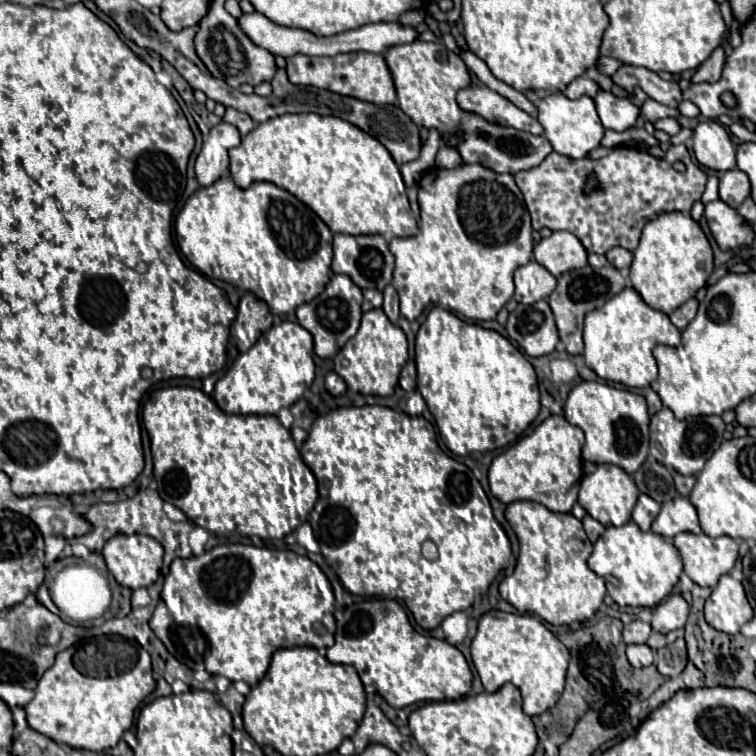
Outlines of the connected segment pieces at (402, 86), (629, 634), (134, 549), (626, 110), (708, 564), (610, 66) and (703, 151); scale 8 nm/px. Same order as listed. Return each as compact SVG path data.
M416 40L412 44L394 46L386 52L386 62L396 84L400 110L404 110L404 114L408 114L408 118L412 118L416 126L424 126L428 130L436 128L442 140L458 134L460 142L454 148L460 152L464 164L482 164L484 168L496 170L498 174L516 174L520 170L538 166L552 152L552 146L544 136L512 130L508 126L496 126L484 122L484 118L480 118L478 114L460 110L456 92L468 88L472 84L472 78L464 60L448 50L442 42Z
M634 620L632 624L628 624L624 628L624 642L626 644L644 644L650 634L652 634L650 624L646 624L642 620Z
M118 534L106 542L102 554L116 582L136 590L148 588L158 580L164 550L162 544L150 536Z
M600 90L594 96L594 102L596 102L604 128L624 132L624 130L636 126L636 120L640 116L638 104L634 104L626 98L616 98L612 92L604 92L604 90Z
M682 532L674 538L674 546L680 552L684 572L698 586L714 588L720 576L728 574L738 560L738 542L728 536L710 538Z
M600 56L600 58L598 58L598 64L596 64L596 68L598 68L602 74L606 74L606 76L612 76L620 66L622 66L622 64L620 64L618 60L608 58L608 56Z
M716 120L700 122L694 128L694 156L700 166L726 172L736 168L736 148L730 134Z

